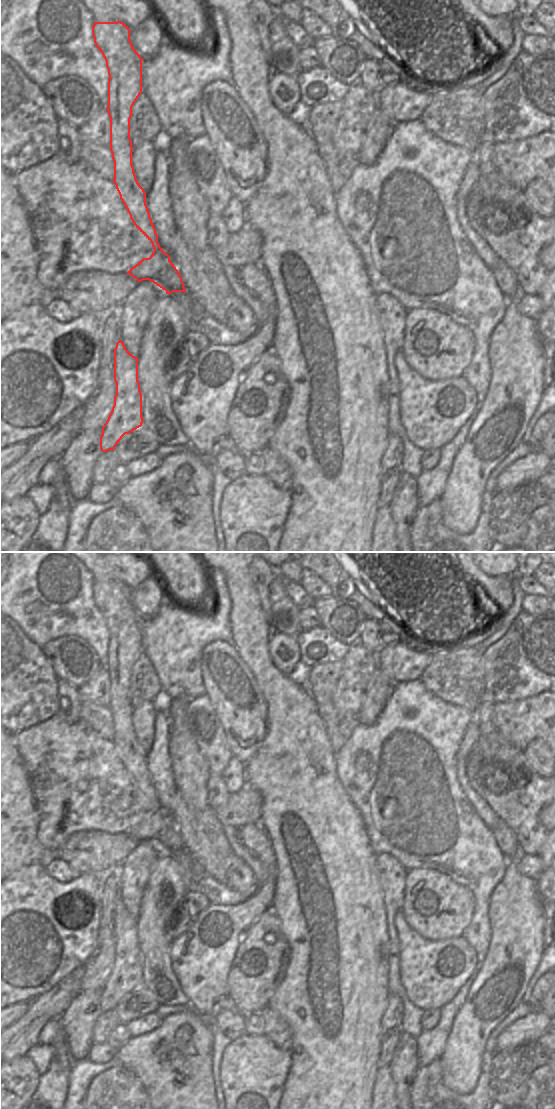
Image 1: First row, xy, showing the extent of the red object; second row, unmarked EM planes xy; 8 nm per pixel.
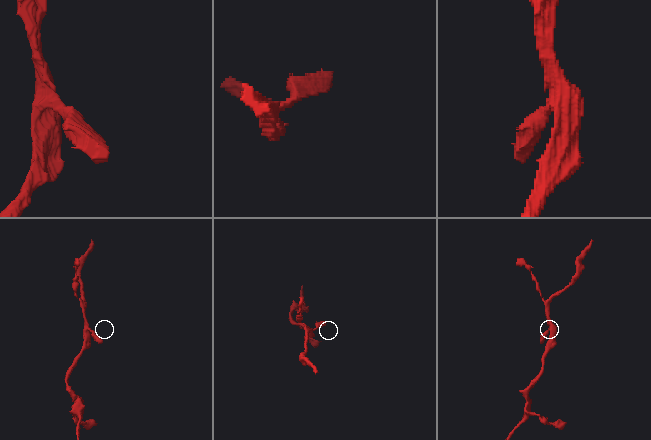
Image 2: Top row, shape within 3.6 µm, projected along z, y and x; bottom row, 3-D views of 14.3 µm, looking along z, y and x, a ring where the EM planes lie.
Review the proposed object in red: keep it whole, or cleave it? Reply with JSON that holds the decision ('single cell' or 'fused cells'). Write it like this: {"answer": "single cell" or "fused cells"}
{"answer": "single cell"}

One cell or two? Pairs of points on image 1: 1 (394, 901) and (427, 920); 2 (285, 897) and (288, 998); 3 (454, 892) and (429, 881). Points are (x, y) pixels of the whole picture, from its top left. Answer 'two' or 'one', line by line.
1: two
2: one
3: one

